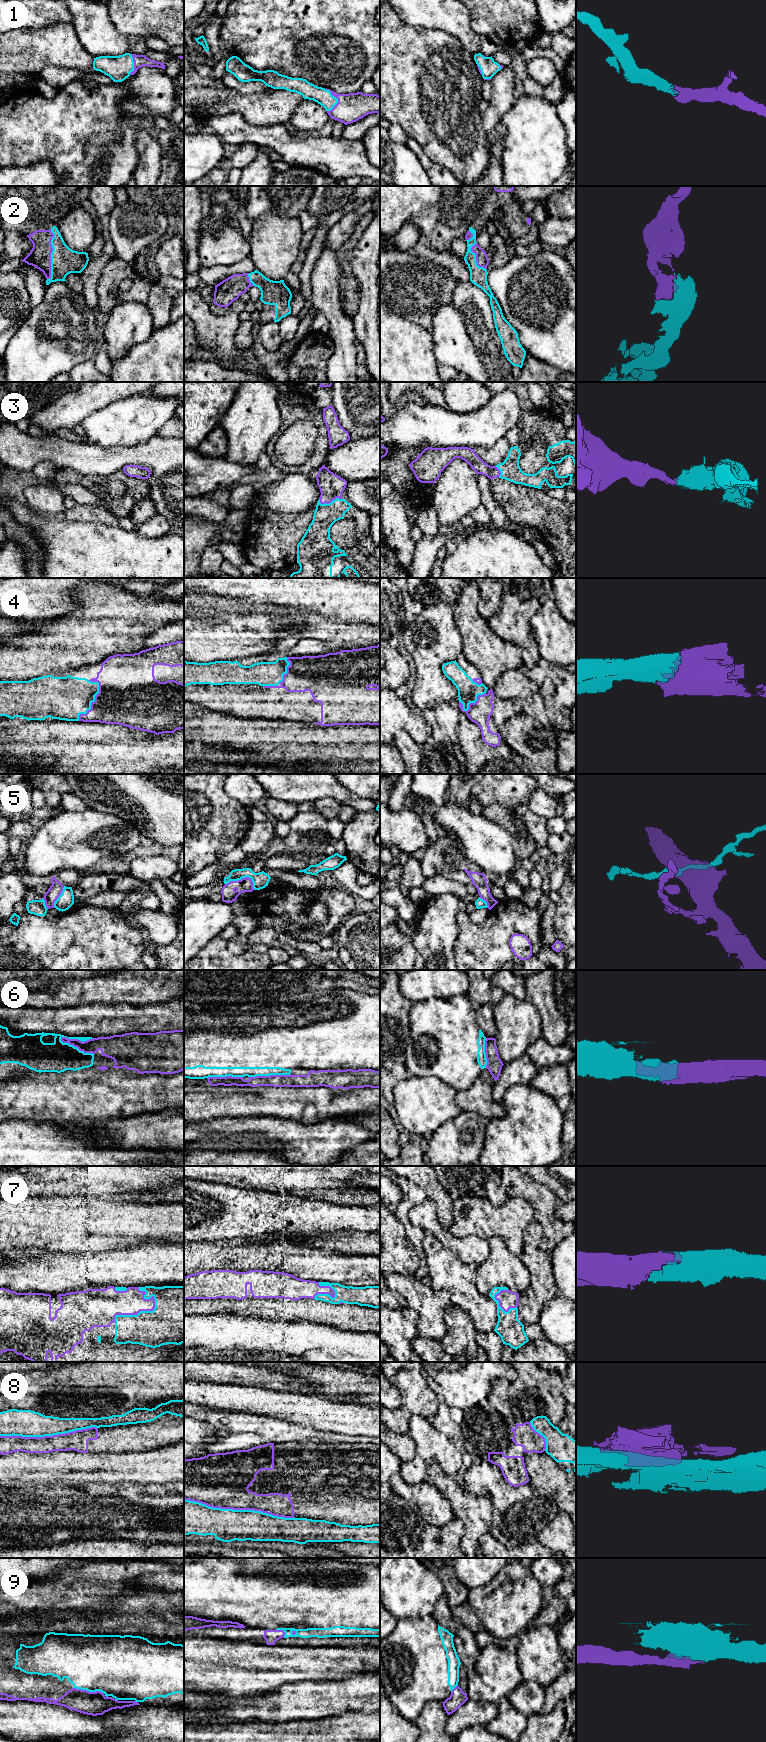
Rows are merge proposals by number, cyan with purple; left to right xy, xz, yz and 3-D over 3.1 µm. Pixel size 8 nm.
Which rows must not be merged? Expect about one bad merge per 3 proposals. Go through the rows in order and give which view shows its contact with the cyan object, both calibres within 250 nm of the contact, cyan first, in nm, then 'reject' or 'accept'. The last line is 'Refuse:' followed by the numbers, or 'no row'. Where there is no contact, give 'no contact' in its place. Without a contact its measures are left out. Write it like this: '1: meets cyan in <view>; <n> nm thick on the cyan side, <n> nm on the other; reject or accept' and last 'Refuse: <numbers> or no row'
1: meets cyan in xz; 130 nm thick on the cyan side, 220 nm on the other; accept
2: meets cyan in xy; 220 nm thick on the cyan side, 180 nm on the other; accept
3: meets cyan in xz; 190 nm thick on the cyan side, 200 nm on the other; accept
4: meets cyan in xy; 360 nm thick on the cyan side, 400 nm on the other; accept
5: meets cyan in xz; 130 nm thick on the cyan side, 120 nm on the other; reject
6: meets cyan in xy; 240 nm thick on the cyan side, 140 nm on the other; reject
7: meets cyan in xy; 320 nm thick on the cyan side, 220 nm on the other; accept
8: meets cyan in xz; 260 nm thick on the cyan side, 400 nm on the other; reject
9: meets cyan in xy; 460 nm thick on the cyan side, 190 nm on the other; reject
Refuse: 5, 6, 8, 9

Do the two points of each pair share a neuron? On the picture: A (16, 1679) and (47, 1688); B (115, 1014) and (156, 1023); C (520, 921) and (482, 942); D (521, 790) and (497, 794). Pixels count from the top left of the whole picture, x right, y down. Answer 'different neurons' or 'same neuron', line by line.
A: same neuron
B: same neuron
C: same neuron
D: same neuron

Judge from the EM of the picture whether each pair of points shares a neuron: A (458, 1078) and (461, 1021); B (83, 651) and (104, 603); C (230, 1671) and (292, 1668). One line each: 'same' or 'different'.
A: same
B: same
C: same

